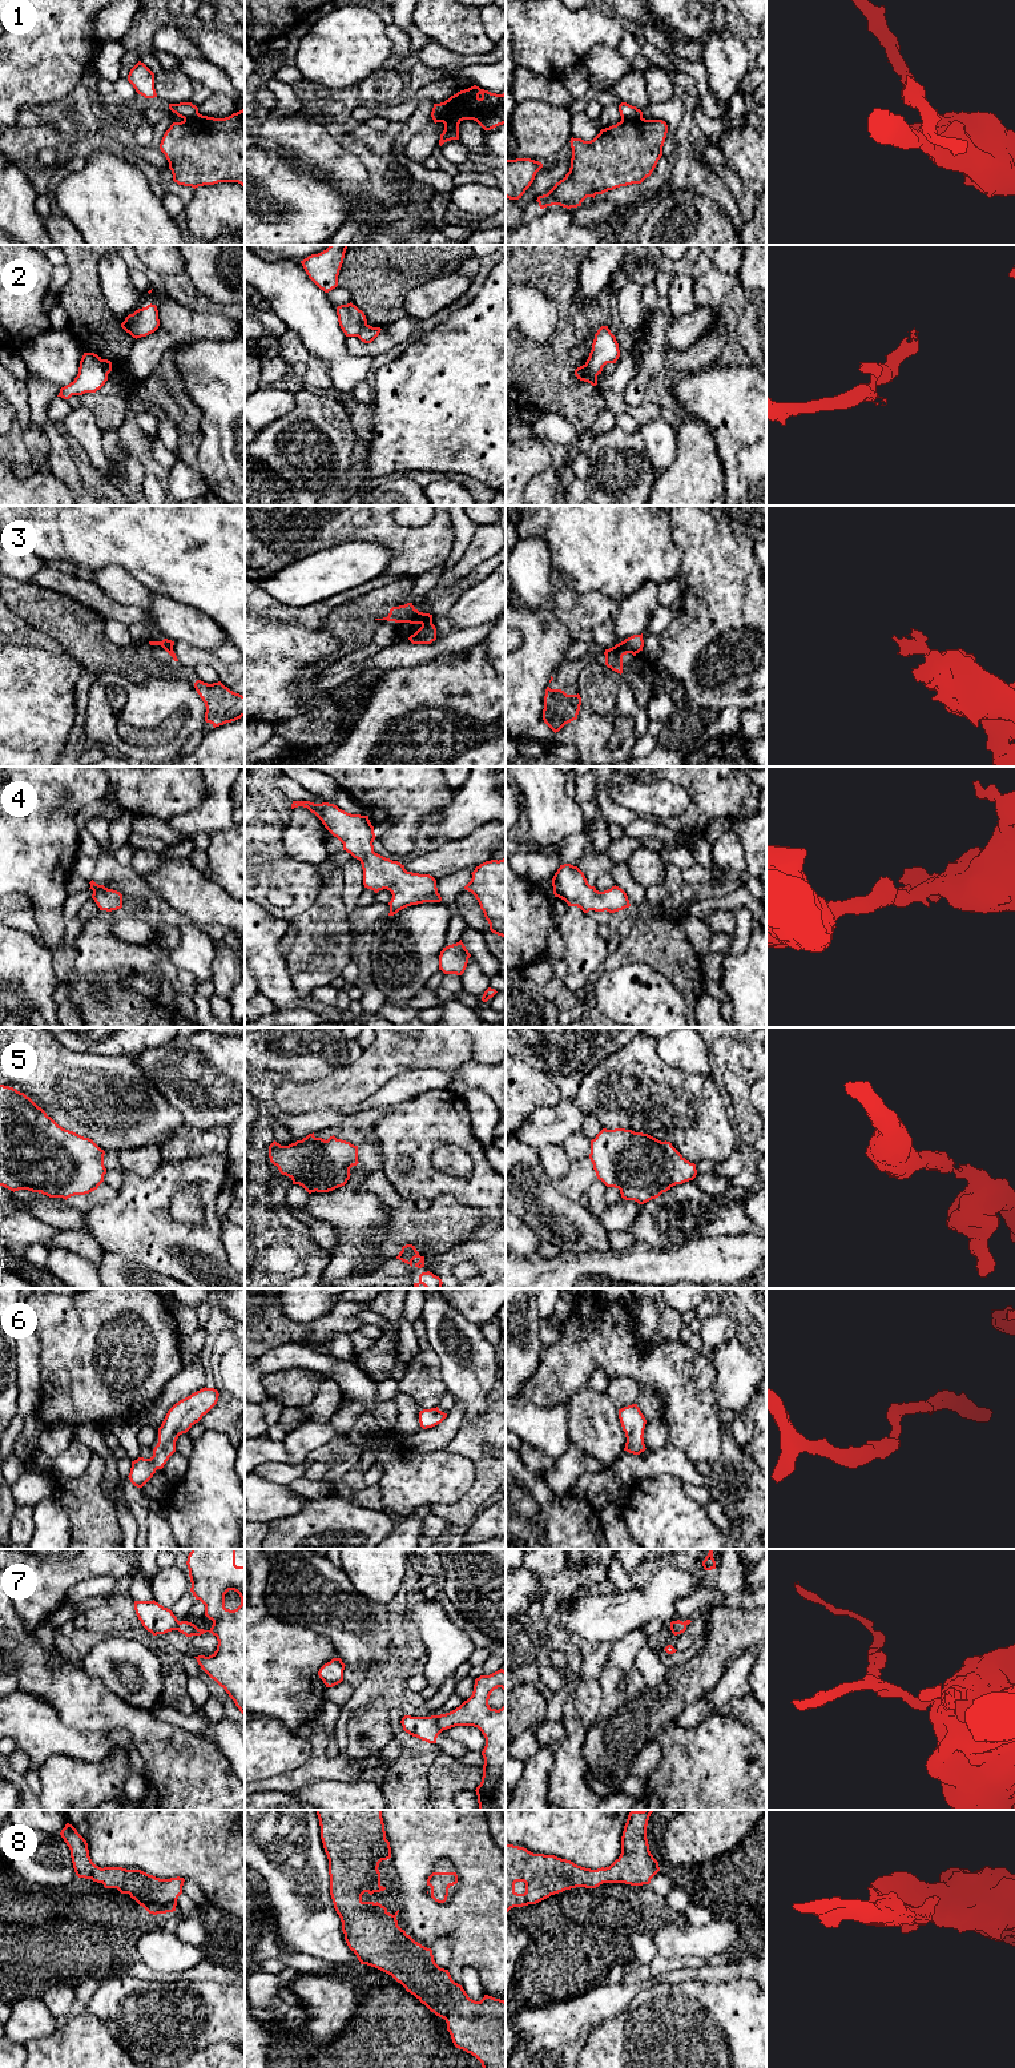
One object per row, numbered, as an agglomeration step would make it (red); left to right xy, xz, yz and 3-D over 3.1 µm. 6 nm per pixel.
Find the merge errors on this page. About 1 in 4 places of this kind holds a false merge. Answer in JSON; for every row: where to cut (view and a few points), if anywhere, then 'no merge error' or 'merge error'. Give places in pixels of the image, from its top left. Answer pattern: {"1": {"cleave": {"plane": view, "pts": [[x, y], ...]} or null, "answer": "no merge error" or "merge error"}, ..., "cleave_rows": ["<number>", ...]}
{"1": {"cleave": {"plane": "yz", "pts": [[641, 116], [621, 120]]}, "answer": "merge error"}, "2": {"cleave": {"plane": "yz", "pts": [[584, 365], [596, 375]]}, "answer": "merge error"}, "3": {"cleave": {"plane": "yz", "pts": [[620, 643], [635, 654]]}, "answer": "merge error"}, "4": {"cleave": null, "answer": "no merge error"}, "5": {"cleave": null, "answer": "no merge error"}, "6": {"cleave": null, "answer": "no merge error"}, "7": {"cleave": {"plane": "xz", "pts": [[438, 1716], [438, 1726], [442, 1730]]}, "answer": "merge error"}, "8": {"cleave": null, "answer": "no merge error"}, "cleave_rows": ["1", "2", "3", "7"]}

